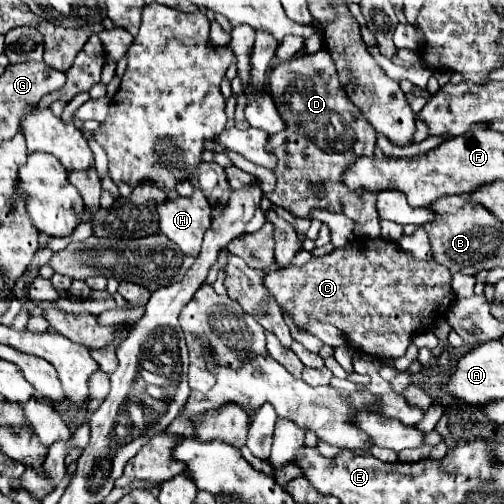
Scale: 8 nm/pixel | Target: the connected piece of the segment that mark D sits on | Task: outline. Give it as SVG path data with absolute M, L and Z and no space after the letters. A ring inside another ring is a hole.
M322 48L316 54L296 56L292 60L286 60L280 66L274 66L270 70L269 77L270 96L278 104L280 116L290 128L286 132L278 132L270 136L268 146L278 156L278 168L274 170L278 182L276 182L276 190L264 196L270 198L274 204L282 206L284 210L288 210L290 214L306 220L312 220L314 208L354 216L356 236L378 238L380 224L378 224L378 214L376 218L372 216L374 208L350 208L346 202L344 204L336 202L338 184L340 184L338 178L342 176L342 170L350 166L350 162L354 162L356 158L362 156L374 158L376 132L366 122L362 112L346 96L342 84L338 82L336 66L328 50ZM326 142L332 142L332 148L328 148ZM314 182L326 182L326 198L322 198L322 202L318 202L318 198L312 198L310 194L310 186L314 186Z

